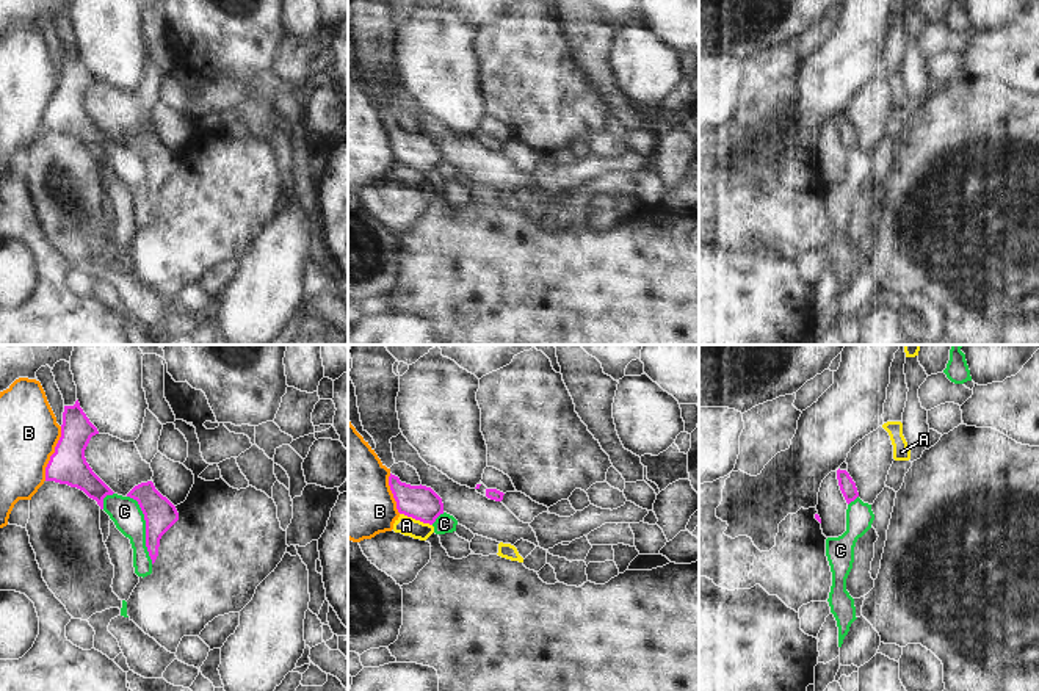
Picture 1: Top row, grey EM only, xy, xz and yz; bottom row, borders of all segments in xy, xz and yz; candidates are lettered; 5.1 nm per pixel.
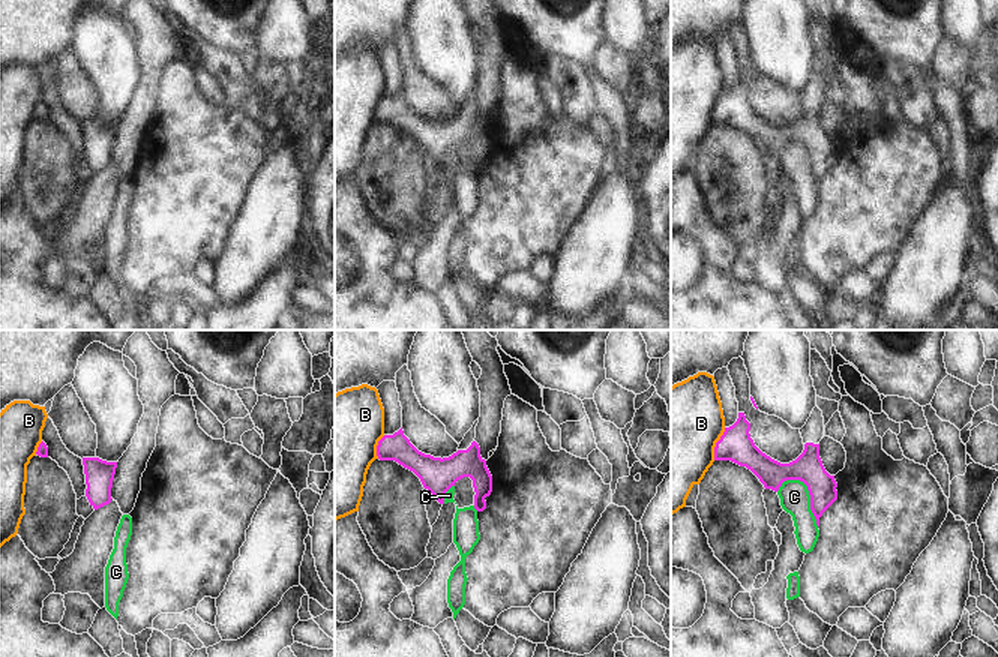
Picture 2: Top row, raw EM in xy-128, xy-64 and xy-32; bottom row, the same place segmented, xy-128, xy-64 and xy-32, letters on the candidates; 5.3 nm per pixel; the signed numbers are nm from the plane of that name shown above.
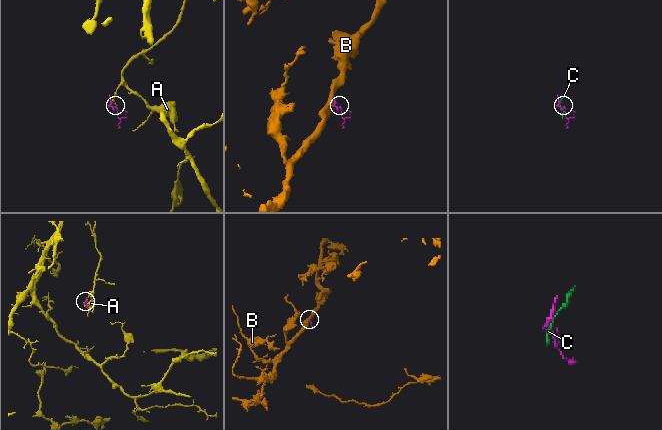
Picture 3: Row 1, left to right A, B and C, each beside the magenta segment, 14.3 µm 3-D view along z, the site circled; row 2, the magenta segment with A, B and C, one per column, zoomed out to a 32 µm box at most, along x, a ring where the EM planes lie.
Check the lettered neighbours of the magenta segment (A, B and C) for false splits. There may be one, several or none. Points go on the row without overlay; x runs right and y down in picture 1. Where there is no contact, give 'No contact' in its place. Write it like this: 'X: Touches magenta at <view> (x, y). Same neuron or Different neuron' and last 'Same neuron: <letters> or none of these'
A: Touches magenta at xz (416, 168). Different neuron
B: Touches magenta at xy (54, 102). Different neuron
C: Touches magenta at xy (146, 177). Different neuron
Same neuron: none of these

